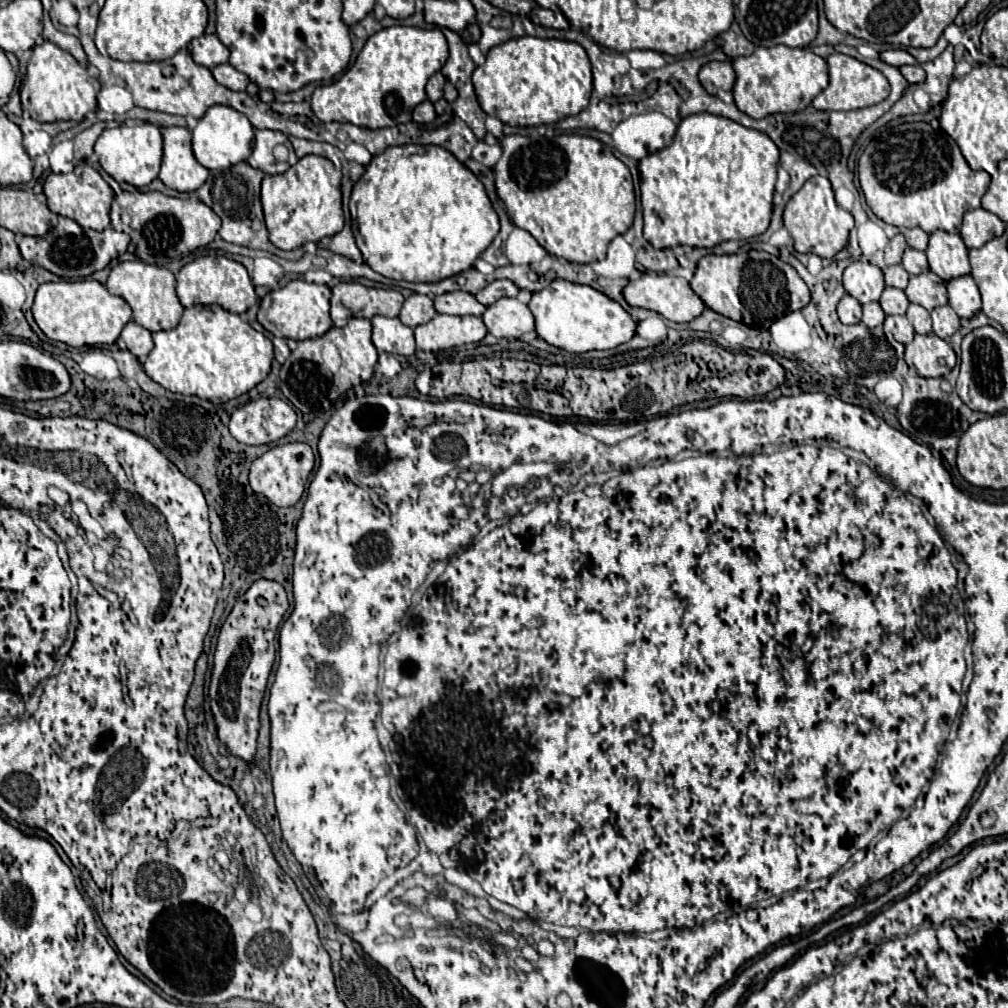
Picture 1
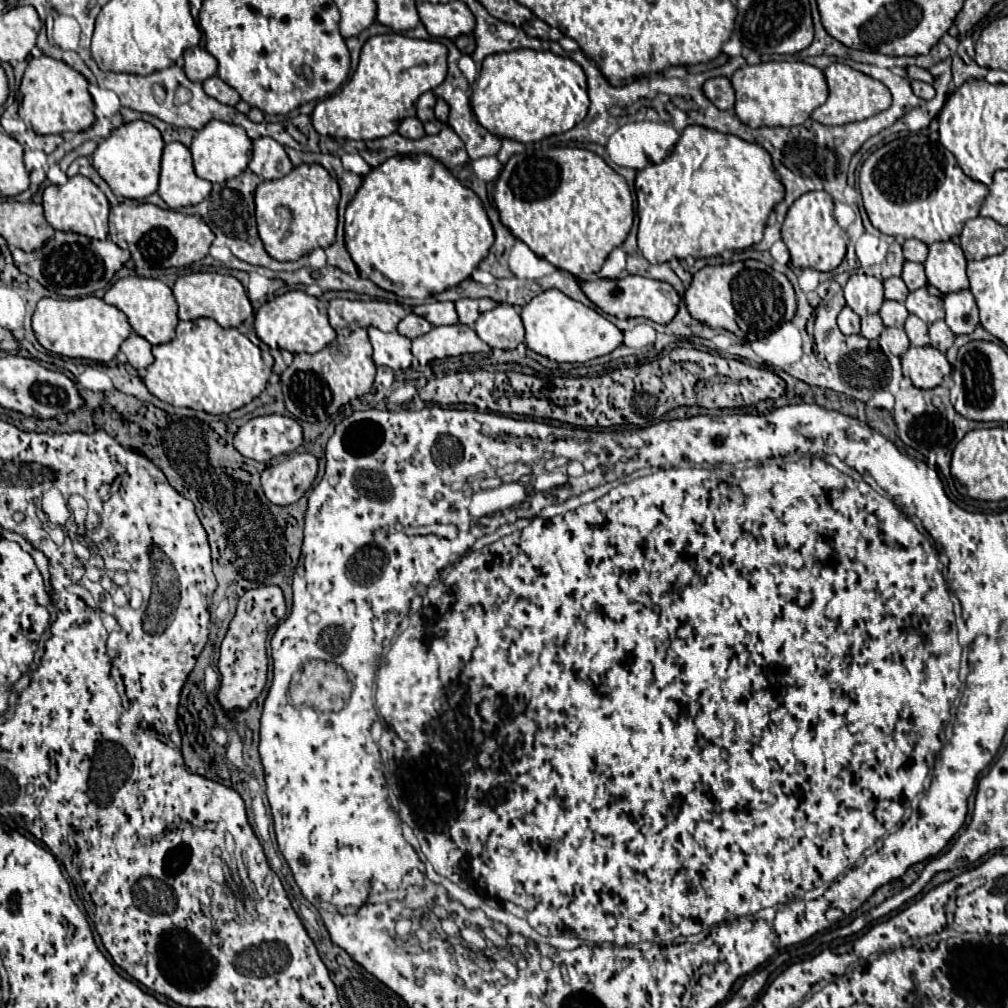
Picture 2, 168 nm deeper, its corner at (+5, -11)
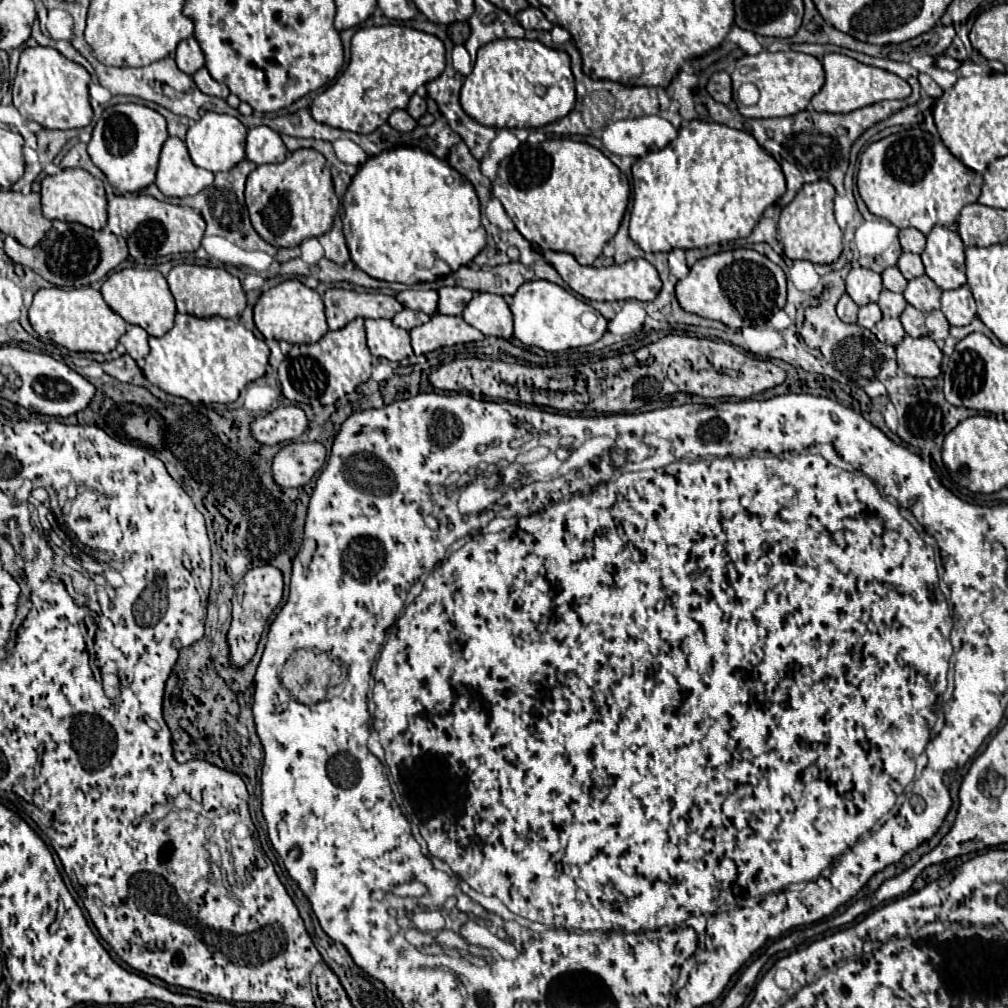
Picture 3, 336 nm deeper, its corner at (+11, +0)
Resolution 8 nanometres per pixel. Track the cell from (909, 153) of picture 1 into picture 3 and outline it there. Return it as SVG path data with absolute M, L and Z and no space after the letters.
M903 129L871 143L859 161L857 189L867 209L899 229L915 227L929 233L935 225L951 227L959 211L979 199L983 175L967 169L939 137L921 129Z

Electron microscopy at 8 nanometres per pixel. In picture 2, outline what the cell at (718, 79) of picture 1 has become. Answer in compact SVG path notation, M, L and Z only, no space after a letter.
M709 78L705 84L703 84L703 94L719 108L719 110L727 110L727 108L733 108L735 104L735 90L729 82L729 78Z

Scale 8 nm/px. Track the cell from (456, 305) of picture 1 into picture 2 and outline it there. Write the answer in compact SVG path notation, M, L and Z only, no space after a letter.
M433 302L433 304L423 304L413 308L415 314L427 318L433 326L441 324L457 324L459 316L455 310L455 302Z

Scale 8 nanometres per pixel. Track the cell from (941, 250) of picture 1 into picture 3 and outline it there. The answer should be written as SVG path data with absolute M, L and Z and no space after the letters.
M935 227L927 235L927 247L921 253L925 273L939 289L957 289L967 283L965 277L965 247L957 231Z

